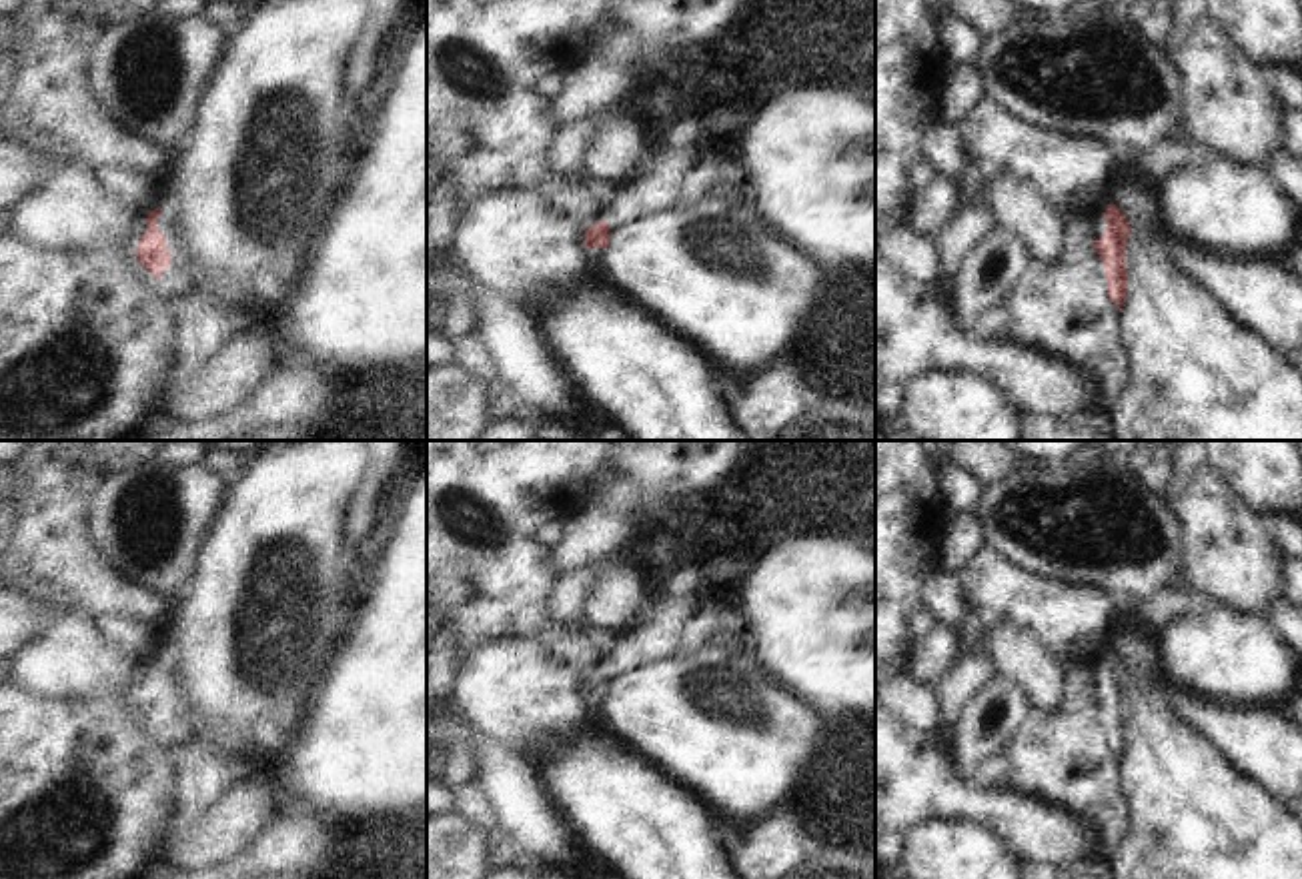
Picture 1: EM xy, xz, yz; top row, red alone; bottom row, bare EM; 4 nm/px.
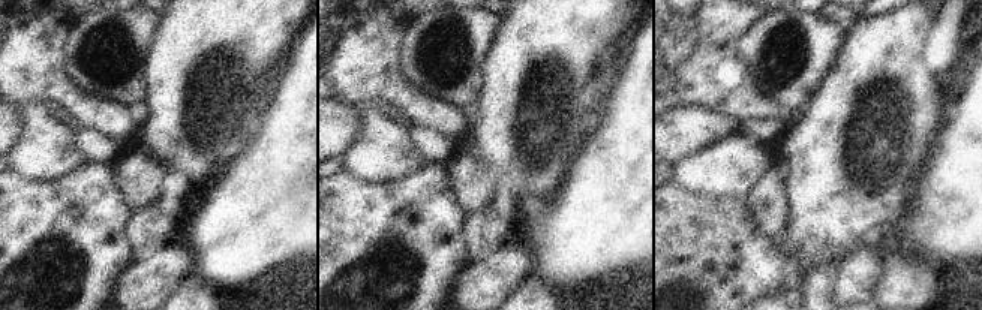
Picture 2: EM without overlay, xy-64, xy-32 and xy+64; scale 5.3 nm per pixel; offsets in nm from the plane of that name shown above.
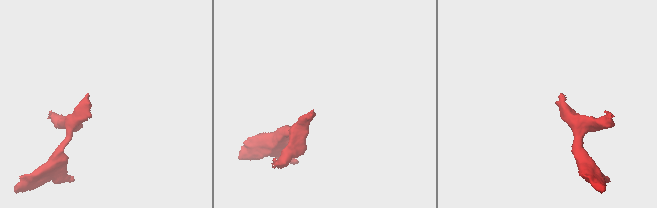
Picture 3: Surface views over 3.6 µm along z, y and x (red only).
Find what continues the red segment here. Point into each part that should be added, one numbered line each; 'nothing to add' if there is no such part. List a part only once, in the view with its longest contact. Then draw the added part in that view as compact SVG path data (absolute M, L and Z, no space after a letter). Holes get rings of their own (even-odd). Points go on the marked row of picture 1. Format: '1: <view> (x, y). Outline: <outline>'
1: xy (183, 261). Outline: M162 206L156 228L166 236L166 246L172 254L168 270L172 270L180 278L188 270L196 270L198 258L188 250L188 238L184 234L180 218Z

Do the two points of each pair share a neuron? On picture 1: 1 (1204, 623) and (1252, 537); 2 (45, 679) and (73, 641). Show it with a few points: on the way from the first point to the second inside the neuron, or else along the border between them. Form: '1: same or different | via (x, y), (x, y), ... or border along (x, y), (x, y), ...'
1: different | border along (1210, 603), (1222, 603), (1240, 613), (1260, 617)
2: same | via (55, 669), (73, 651)

